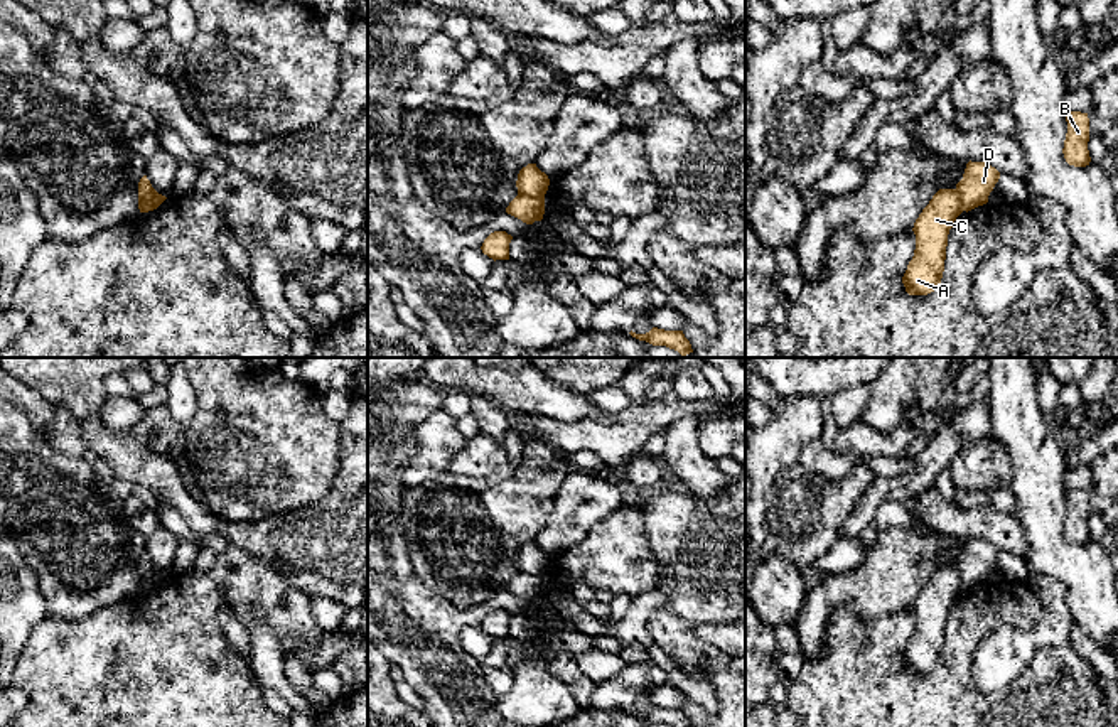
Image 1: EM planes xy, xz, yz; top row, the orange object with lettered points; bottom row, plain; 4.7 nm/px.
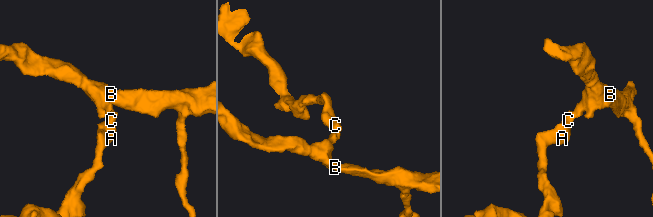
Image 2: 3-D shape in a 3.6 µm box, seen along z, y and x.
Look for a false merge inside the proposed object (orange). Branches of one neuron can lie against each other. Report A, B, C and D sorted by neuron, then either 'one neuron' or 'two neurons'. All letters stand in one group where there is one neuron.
A C / B D | two neurons

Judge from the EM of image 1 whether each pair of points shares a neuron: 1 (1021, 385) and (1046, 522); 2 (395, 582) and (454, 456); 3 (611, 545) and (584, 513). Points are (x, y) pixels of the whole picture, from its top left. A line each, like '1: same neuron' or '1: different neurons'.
1: same neuron
2: different neurons
3: different neurons

